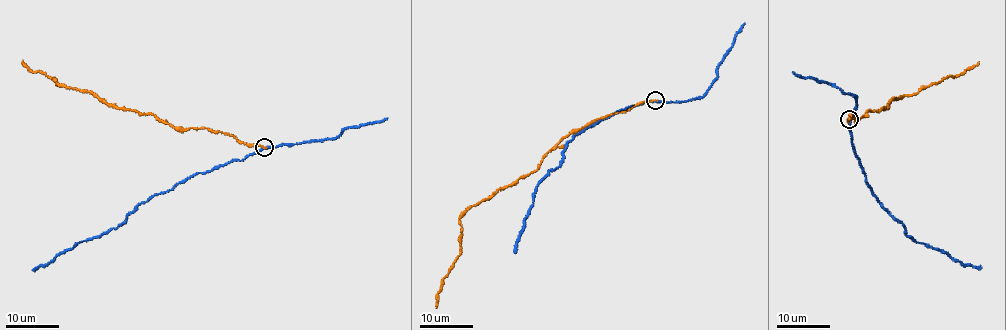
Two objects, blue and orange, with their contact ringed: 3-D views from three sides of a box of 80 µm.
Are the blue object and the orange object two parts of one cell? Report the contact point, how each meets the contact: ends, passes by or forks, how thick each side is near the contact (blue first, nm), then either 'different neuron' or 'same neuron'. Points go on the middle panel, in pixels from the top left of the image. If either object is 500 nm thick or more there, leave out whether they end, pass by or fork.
(655, 100) | blue passes by | orange ends | 190/170 nm | different neuron

